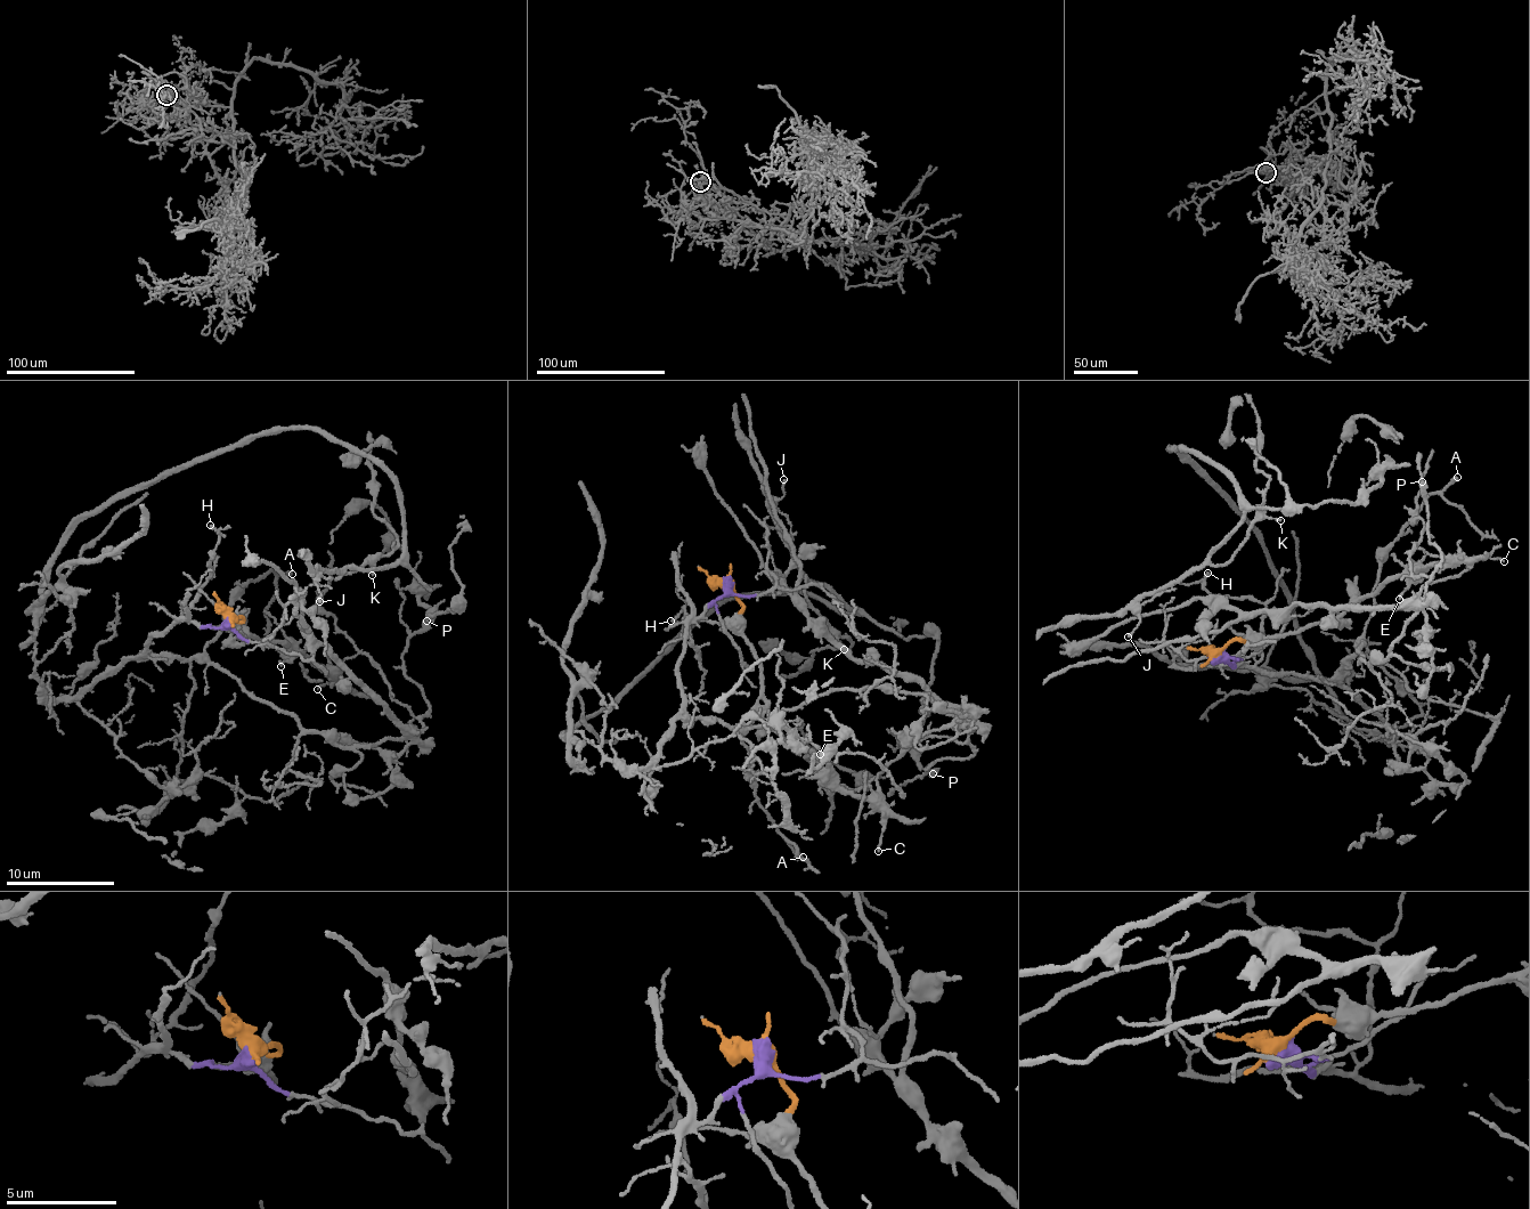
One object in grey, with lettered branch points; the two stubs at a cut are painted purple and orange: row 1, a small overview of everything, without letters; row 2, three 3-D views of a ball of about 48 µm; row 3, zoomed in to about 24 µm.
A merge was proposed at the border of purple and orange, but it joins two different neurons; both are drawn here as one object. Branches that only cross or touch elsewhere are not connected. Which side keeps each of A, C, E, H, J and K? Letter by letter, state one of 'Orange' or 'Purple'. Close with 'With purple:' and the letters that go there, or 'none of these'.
A: Purple
C: Orange
E: Orange
H: Purple
J: Purple
K: Purple
With purple: A, H, J, K

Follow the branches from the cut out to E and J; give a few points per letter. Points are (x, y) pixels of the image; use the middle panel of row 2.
E: (727, 582), (741, 603), (741, 626), (781, 733), (788, 743), (808, 746), (822, 764), (828, 764), (820, 754)
J: (727, 582), (688, 625), (659, 757), (561, 737), (726, 599), (855, 609), (803, 579), (768, 504), (783, 478)

